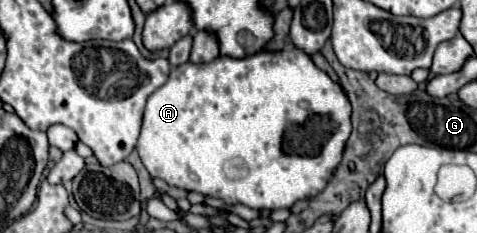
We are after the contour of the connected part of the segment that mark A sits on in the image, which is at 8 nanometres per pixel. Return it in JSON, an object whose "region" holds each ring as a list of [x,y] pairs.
{"region":[[[287,47],[283,51],[273,51],[273,53],[259,51],[255,55],[247,55],[241,59],[221,55],[209,63],[199,63],[199,65],[183,63],[179,67],[173,67],[167,83],[161,85],[153,95],[149,95],[149,99],[145,103],[137,152],[145,169],[149,171],[149,175],[163,179],[171,187],[179,187],[185,191],[197,191],[197,193],[203,193],[209,197],[219,197],[225,203],[241,203],[241,205],[247,205],[257,211],[263,211],[263,209],[275,211],[275,209],[289,209],[289,207],[293,207],[295,201],[311,199],[325,189],[325,185],[333,177],[333,171],[337,169],[337,165],[343,159],[343,149],[345,149],[349,135],[351,135],[351,103],[349,103],[345,91],[341,89],[341,85],[337,81],[333,81],[317,65],[313,65],[311,57],[305,55],[305,51]]]}

